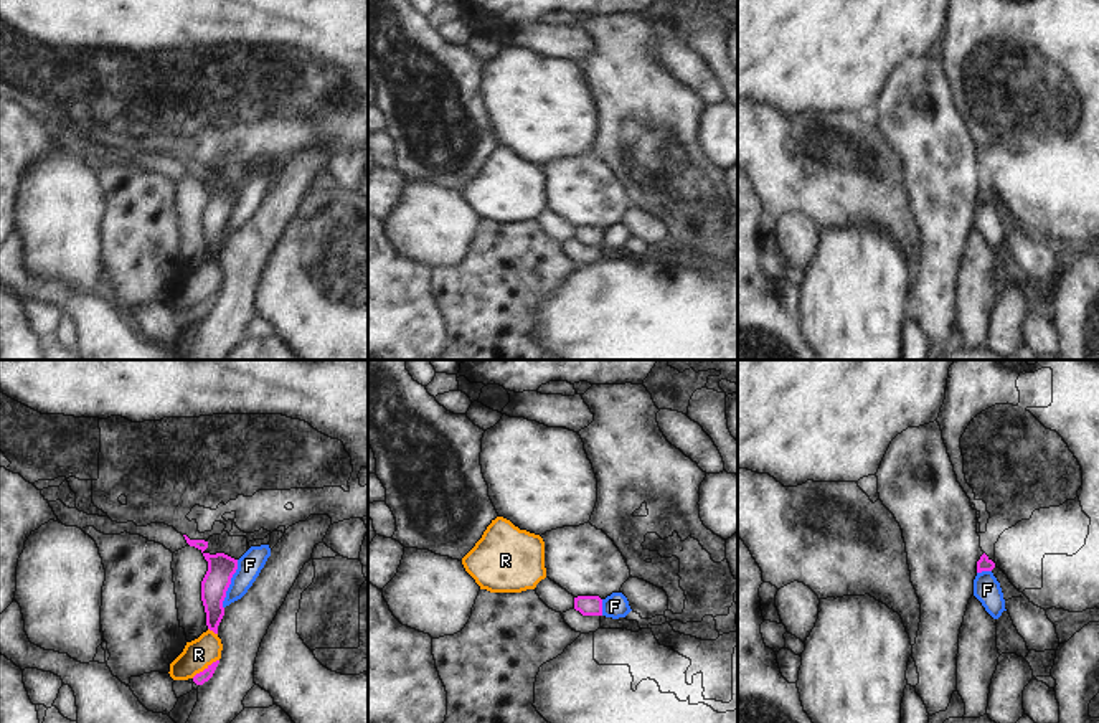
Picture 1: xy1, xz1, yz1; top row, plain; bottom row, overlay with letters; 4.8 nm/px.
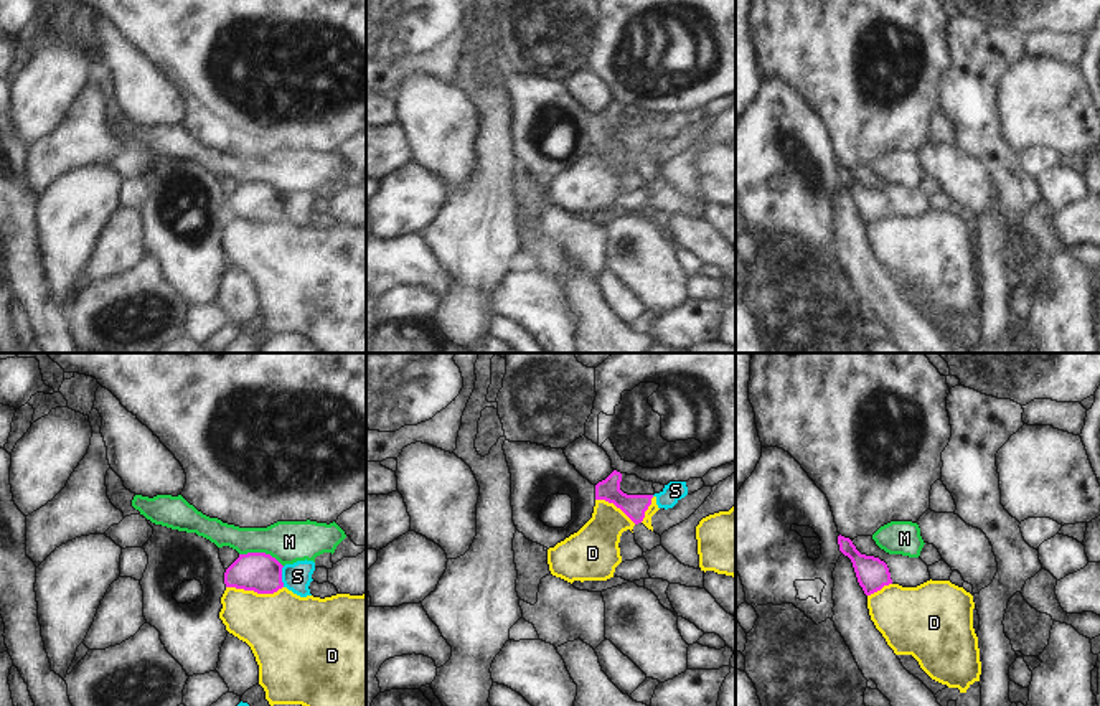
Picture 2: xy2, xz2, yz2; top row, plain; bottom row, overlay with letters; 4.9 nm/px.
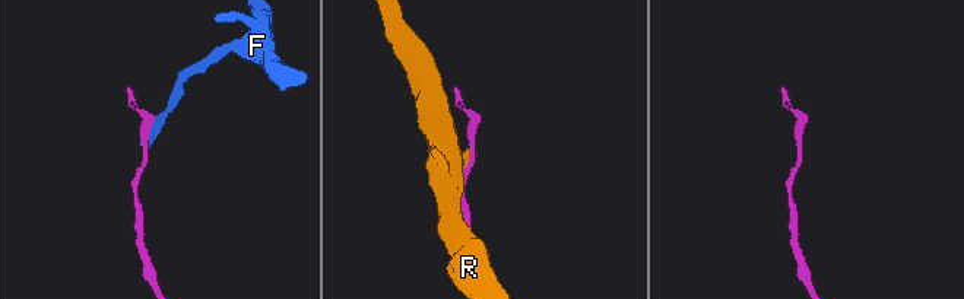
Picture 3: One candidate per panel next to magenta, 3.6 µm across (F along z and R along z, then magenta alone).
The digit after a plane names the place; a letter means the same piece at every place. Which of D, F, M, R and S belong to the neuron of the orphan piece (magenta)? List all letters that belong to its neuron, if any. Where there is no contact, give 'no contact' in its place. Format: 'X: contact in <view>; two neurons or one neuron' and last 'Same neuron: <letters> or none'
D: contact in xy2; two neurons
F: contact in xy1; two neurons
M: contact in xy2; two neurons
R: contact in xy1; two neurons
S: contact in xy2; two neurons
Same neuron: none

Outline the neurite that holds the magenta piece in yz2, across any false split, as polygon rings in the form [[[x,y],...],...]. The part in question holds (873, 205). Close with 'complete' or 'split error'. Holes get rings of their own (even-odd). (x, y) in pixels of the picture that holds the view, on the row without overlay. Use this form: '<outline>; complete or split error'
[[[841,165],[838,167],[838,175],[839,181],[851,190],[858,213],[866,226],[892,214],[889,198],[884,191],[874,186],[861,185],[853,172]]]; complete

